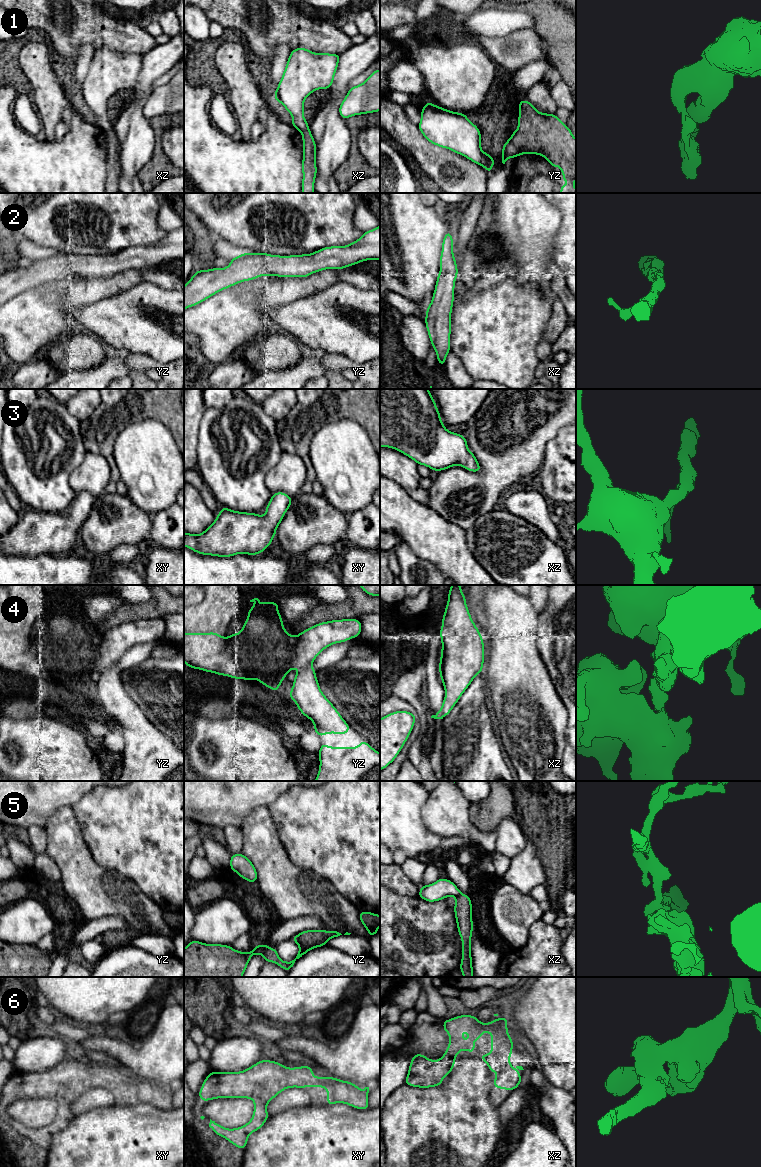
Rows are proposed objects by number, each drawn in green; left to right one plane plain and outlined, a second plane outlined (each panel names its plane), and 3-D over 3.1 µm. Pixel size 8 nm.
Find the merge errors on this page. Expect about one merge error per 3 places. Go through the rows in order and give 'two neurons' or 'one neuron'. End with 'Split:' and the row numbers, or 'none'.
1: two neurons
2: one neuron
3: one neuron
4: one neuron
5: two neurons
6: one neuron
Split: 1, 5

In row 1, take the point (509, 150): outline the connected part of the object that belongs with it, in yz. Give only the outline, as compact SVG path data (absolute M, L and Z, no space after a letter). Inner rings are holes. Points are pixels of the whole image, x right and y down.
M509 139L504 143L502 148L502 163L505 164L509 158L519 157L521 154L522 152Z

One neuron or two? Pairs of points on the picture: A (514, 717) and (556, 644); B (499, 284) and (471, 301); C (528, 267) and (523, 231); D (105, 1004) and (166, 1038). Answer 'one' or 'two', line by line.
A: two
B: one
C: one
D: two

